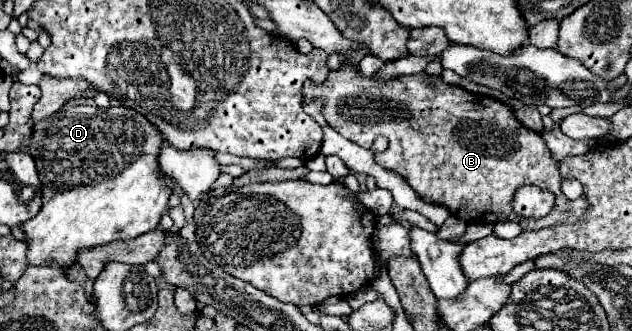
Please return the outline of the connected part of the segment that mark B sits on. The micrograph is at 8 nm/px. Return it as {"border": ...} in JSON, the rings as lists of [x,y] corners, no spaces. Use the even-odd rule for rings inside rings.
{"border":[[[344,64],[338,70],[330,70],[328,78],[322,84],[314,84],[308,80],[304,84],[304,102],[312,102],[320,98],[324,102],[322,116],[326,122],[340,132],[350,142],[356,142],[362,148],[372,148],[378,136],[388,140],[388,148],[384,152],[376,152],[374,160],[396,174],[400,174],[418,196],[426,202],[440,204],[450,210],[452,216],[466,220],[466,224],[496,224],[502,220],[516,220],[522,230],[542,230],[554,224],[576,224],[582,220],[584,212],[588,210],[586,196],[576,200],[568,200],[560,190],[560,170],[558,160],[554,160],[552,152],[548,150],[542,134],[526,128],[514,116],[514,110],[490,96],[472,94],[460,86],[450,86],[440,80],[440,76],[400,76],[390,80],[380,80],[376,76],[362,76],[358,66]],[[534,184],[538,188],[550,190],[556,196],[556,204],[544,220],[522,220],[510,208],[510,198],[518,186]]]}

